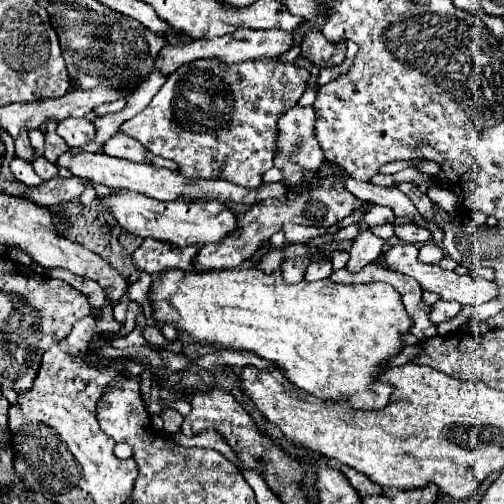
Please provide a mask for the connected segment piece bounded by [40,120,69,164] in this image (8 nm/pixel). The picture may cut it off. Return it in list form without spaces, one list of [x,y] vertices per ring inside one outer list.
[[[49,120],[42,128],[40,128],[45,136],[44,156],[53,164],[56,164],[56,160],[64,154],[64,152],[69,150],[65,141],[57,135],[56,127],[57,122]]]

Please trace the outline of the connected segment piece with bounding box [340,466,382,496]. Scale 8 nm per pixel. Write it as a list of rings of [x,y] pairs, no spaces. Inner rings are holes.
[[[340,466],[342,474],[350,480],[350,484],[360,492],[360,496],[370,496],[370,494],[382,494],[380,486],[374,486],[366,474],[358,474],[356,470],[350,470],[350,466]]]

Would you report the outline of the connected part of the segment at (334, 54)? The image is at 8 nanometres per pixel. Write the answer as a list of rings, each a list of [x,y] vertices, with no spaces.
[[[306,32],[302,56],[310,58],[318,68],[342,64],[346,58],[346,42],[326,42],[322,32]]]

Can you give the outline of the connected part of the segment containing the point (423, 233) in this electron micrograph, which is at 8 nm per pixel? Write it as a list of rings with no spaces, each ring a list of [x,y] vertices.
[[[398,222],[396,228],[394,228],[394,234],[402,240],[402,242],[408,242],[408,244],[424,244],[430,240],[430,232],[422,226],[416,226],[416,224],[404,224],[404,222]]]

